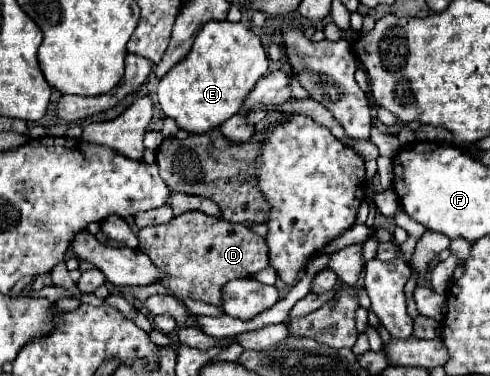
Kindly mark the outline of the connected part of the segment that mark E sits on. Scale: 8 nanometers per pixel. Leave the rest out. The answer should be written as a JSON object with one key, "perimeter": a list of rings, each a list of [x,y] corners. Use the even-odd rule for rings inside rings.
{"perimeter":[[[208,21],[198,37],[194,39],[192,51],[186,55],[184,61],[180,61],[172,71],[158,83],[158,101],[166,117],[174,119],[176,125],[188,133],[206,133],[214,127],[220,127],[226,119],[236,115],[242,109],[244,99],[252,91],[254,83],[264,77],[268,71],[268,55],[260,43],[260,37],[254,35],[250,29],[246,29],[242,23],[230,23],[230,21]]]}

